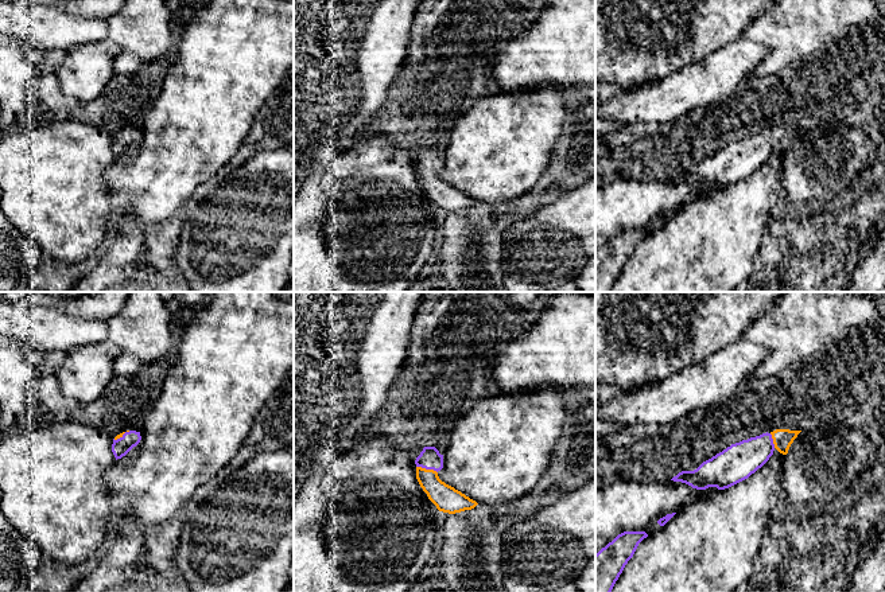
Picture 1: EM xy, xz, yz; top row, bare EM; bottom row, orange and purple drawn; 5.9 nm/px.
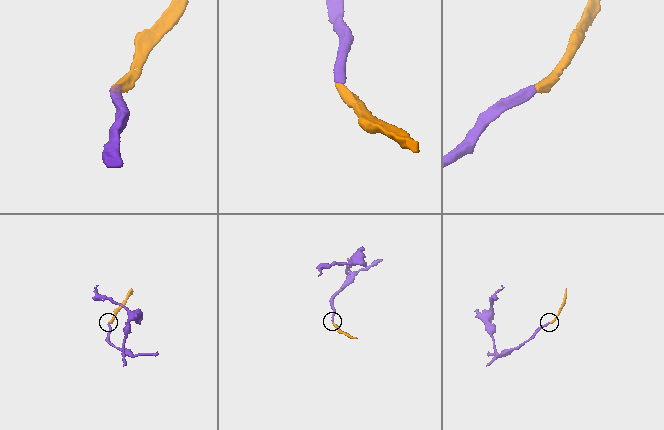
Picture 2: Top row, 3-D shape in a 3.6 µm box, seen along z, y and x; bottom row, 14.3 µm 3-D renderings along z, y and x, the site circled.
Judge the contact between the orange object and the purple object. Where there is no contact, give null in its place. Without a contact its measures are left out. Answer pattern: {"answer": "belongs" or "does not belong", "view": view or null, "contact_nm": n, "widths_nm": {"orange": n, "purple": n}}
{"answer": "belongs", "view": "xz", "contact_nm": 130, "widths_nm": {"orange": 160, "purple": 130}}

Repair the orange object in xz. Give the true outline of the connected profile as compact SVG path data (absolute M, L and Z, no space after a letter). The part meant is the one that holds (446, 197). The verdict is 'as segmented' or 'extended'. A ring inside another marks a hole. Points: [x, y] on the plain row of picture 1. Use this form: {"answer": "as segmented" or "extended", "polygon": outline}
{"answer": "extended", "polygon": "M424 145L415 163L420 186L439 210L455 213L478 203L439 178L438 171L443 167L443 153L435 145Z"}

